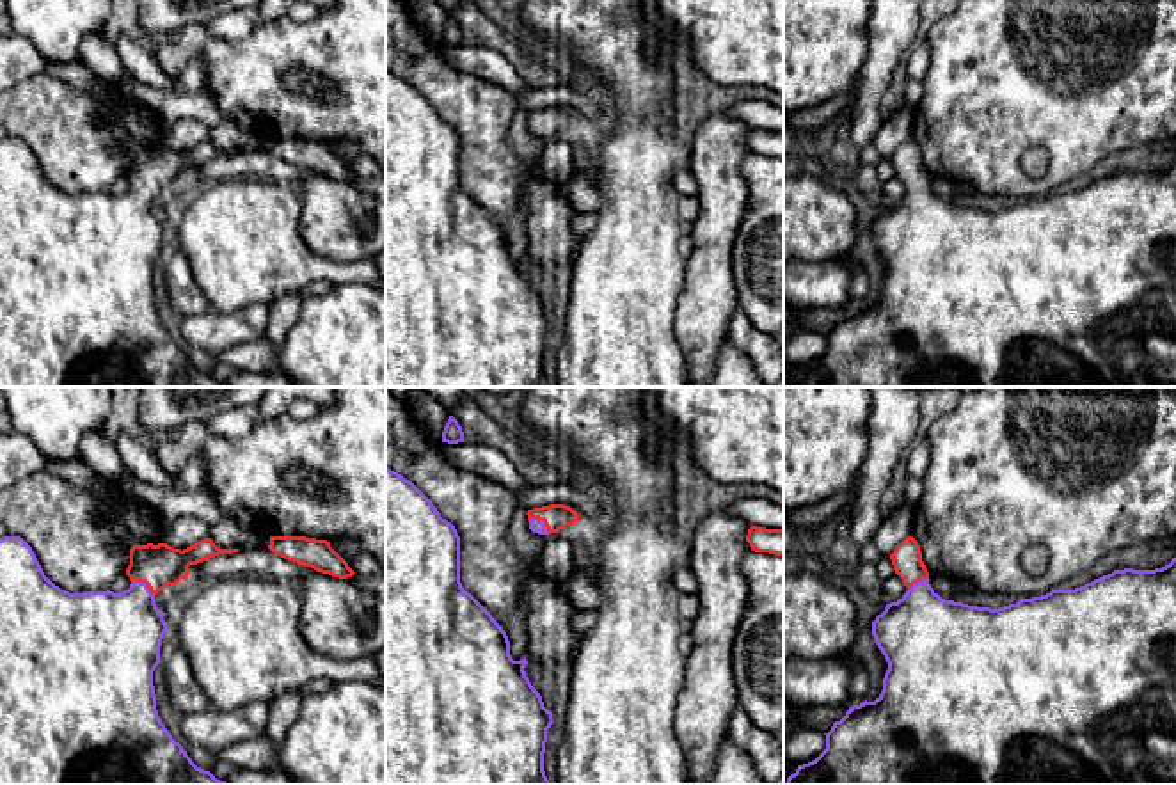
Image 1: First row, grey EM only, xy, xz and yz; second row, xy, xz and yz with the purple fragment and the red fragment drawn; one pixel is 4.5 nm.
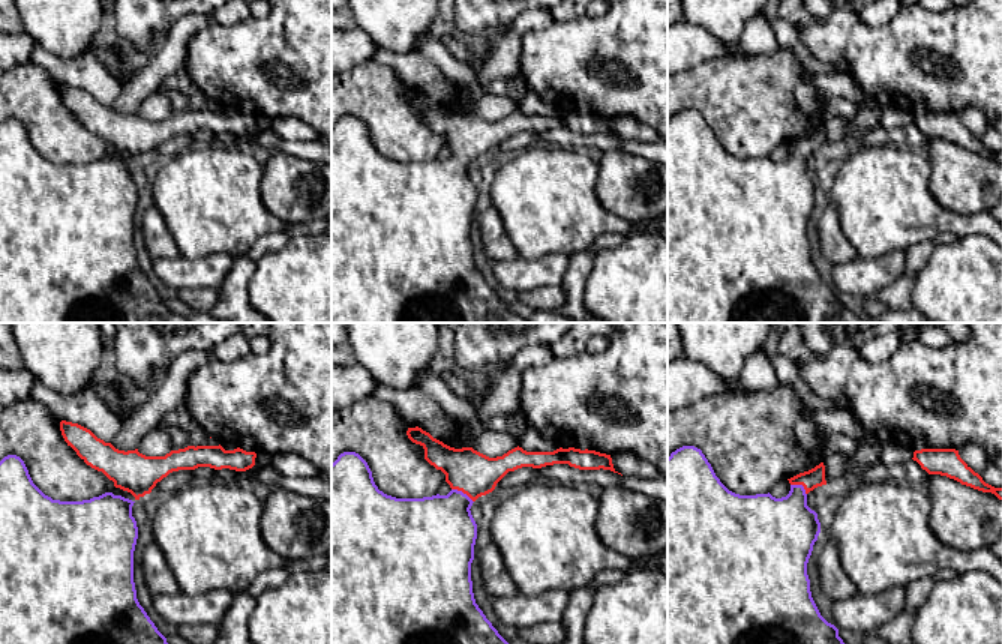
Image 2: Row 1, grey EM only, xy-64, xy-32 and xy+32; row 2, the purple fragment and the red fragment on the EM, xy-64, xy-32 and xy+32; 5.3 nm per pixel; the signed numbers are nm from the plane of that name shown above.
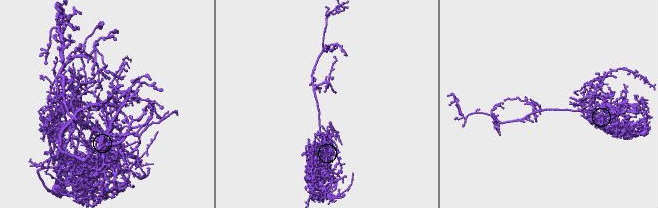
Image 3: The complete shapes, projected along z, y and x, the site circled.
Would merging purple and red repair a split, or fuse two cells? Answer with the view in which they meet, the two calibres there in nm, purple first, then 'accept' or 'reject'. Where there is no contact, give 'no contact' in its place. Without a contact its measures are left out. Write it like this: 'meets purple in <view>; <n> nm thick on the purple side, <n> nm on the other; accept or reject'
meets purple in xz; 60 nm thick on the purple side, 120 nm on the other; accept

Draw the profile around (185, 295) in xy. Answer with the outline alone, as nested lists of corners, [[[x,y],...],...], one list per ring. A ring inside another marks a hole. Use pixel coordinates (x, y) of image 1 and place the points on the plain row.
[[[178,249],[165,263],[162,263],[162,268],[165,275],[167,295],[174,311],[188,316],[203,314],[211,307],[194,281],[190,263],[183,250]]]

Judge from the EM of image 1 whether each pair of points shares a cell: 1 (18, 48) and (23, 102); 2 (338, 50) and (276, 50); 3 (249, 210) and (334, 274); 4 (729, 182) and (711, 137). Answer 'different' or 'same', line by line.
1: different
2: same
3: same
4: same

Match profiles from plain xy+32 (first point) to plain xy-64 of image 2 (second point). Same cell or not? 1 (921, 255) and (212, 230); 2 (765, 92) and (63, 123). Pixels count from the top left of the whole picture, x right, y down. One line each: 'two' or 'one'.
1: two
2: one

